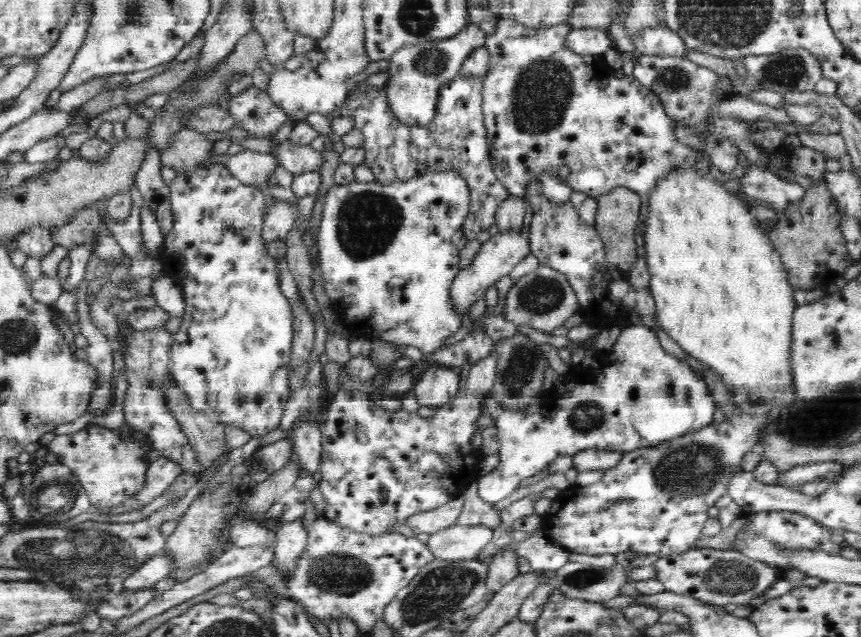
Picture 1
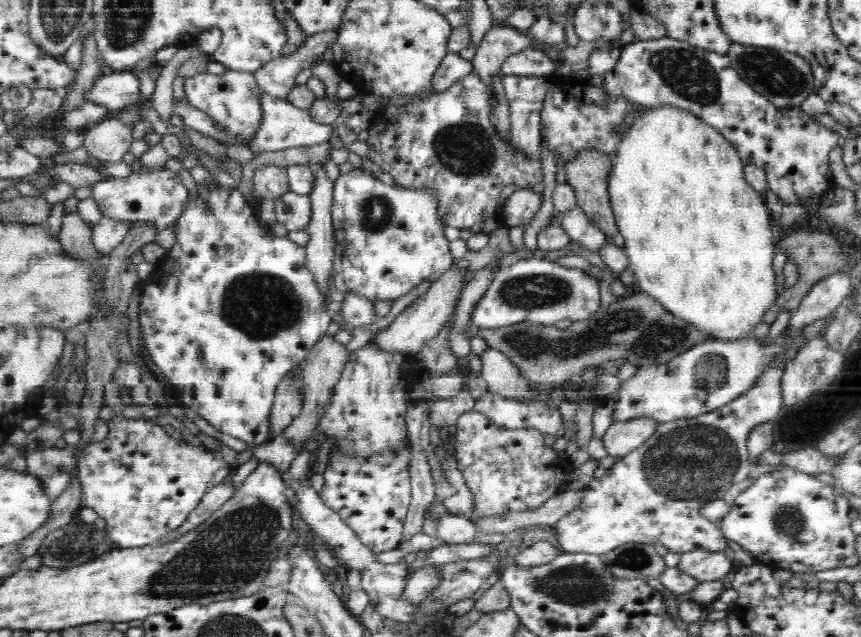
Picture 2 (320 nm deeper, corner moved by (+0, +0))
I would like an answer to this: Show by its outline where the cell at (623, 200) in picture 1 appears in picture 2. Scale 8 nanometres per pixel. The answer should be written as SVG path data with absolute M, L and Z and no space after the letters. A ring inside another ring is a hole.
M594 151L580 154L577 161L572 161L566 168L567 184L575 191L577 207L586 214L596 229L611 238L620 233L609 196L612 174L614 174L613 161Z

